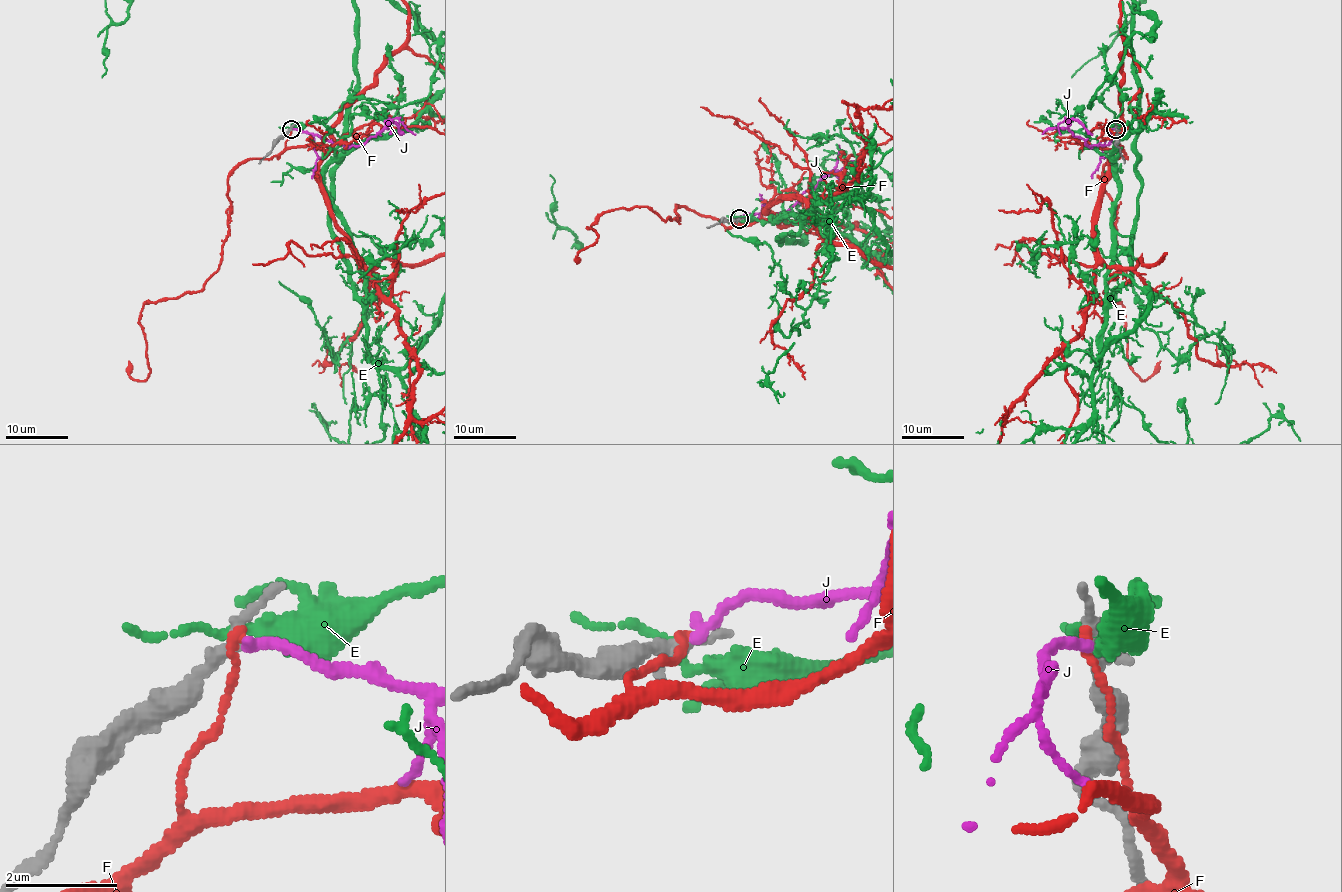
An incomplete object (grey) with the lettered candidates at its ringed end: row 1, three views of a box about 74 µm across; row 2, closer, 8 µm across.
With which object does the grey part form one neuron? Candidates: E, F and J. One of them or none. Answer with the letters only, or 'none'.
J

